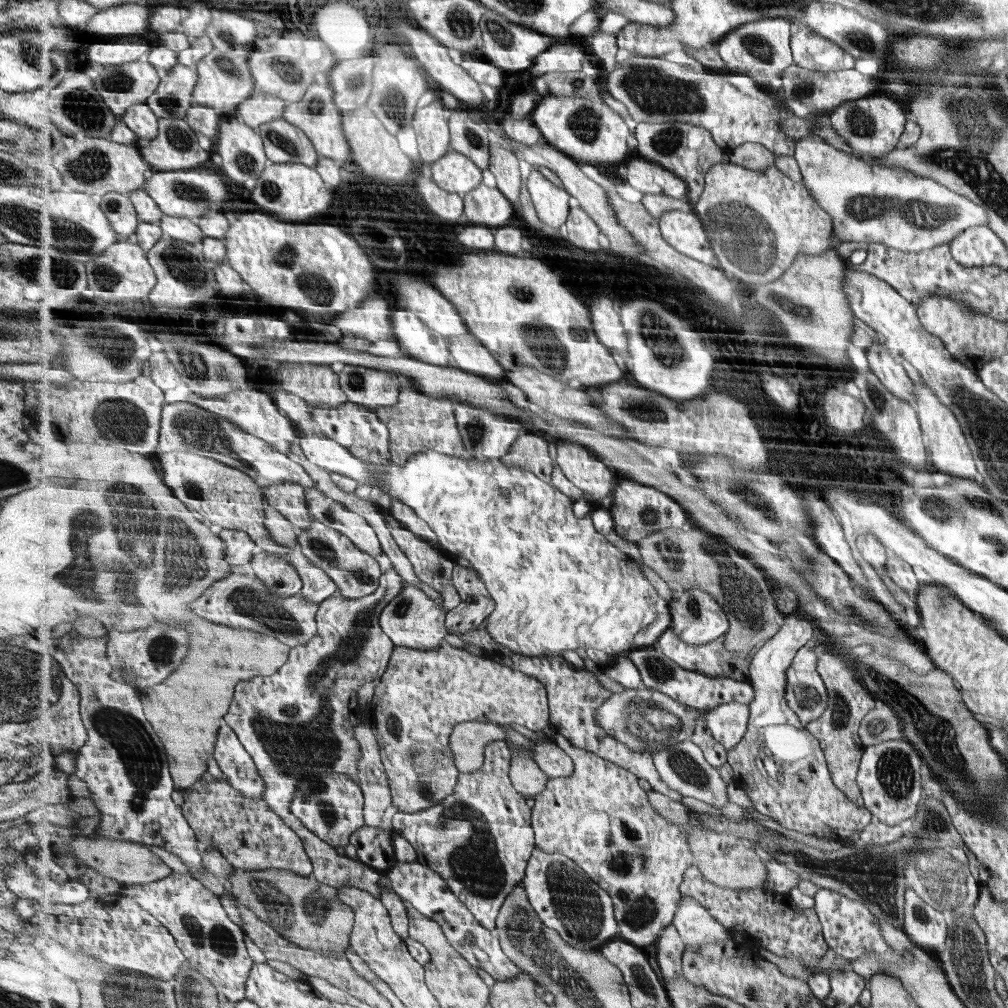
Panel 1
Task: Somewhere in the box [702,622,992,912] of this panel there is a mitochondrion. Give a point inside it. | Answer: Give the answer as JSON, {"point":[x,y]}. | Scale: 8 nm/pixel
{"point":[936,730]}

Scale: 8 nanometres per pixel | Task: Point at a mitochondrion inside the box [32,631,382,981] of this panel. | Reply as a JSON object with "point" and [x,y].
{"point":[125,734]}

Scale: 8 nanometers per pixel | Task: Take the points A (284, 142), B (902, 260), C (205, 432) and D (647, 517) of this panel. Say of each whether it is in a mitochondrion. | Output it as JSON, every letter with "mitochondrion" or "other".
{"A":"mitochondrion","B":"other","C":"mitochondrion","D":"mitochondrion"}

